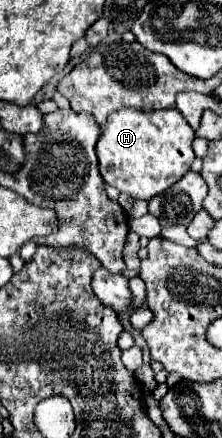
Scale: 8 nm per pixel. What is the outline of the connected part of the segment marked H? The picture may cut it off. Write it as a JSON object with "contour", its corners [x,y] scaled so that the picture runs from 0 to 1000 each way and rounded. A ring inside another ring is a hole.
{"contour":[[[793,247],[712,256],[523,251],[459,288],[459,306],[432,329],[450,397],[468,416],[505,420],[541,438],[622,457],[676,457],[757,434],[856,388],[874,370],[865,320],[874,297],[829,279]]]}

